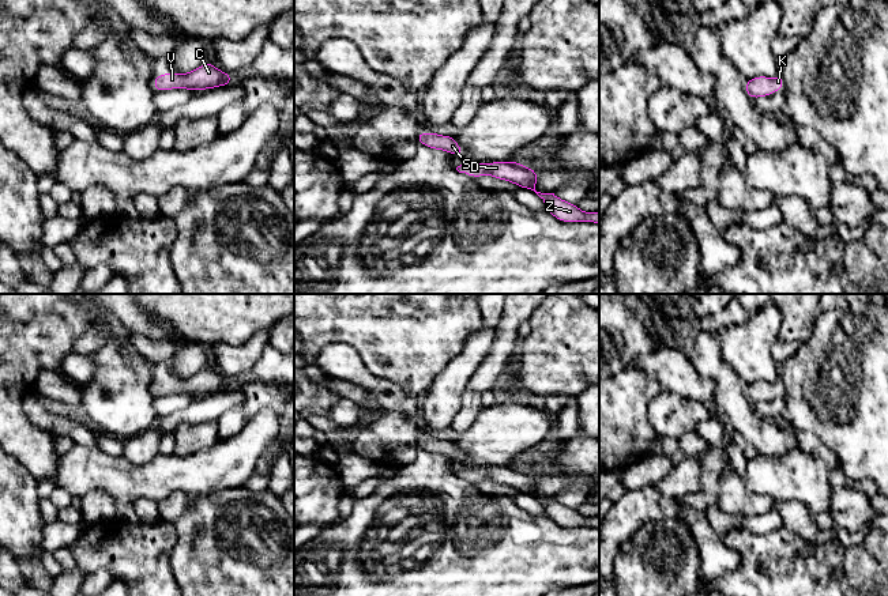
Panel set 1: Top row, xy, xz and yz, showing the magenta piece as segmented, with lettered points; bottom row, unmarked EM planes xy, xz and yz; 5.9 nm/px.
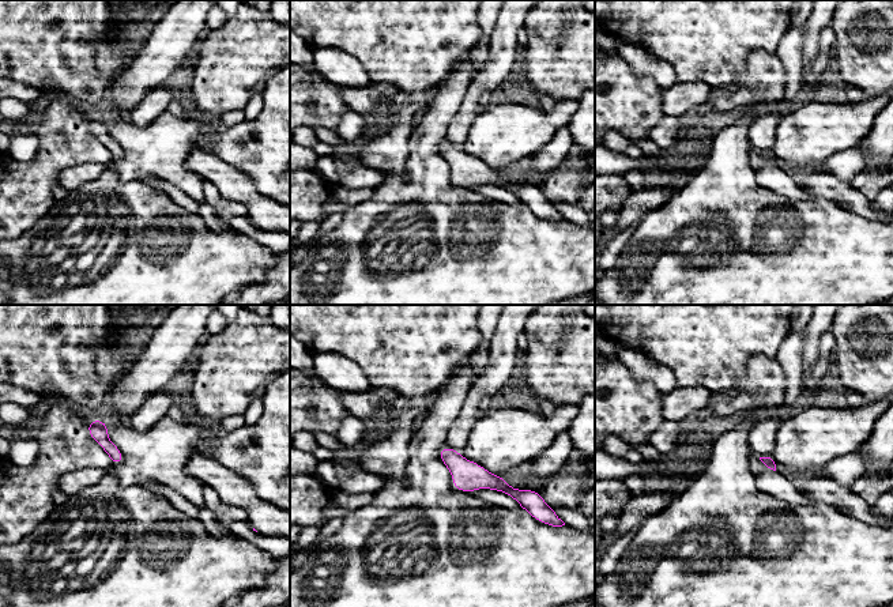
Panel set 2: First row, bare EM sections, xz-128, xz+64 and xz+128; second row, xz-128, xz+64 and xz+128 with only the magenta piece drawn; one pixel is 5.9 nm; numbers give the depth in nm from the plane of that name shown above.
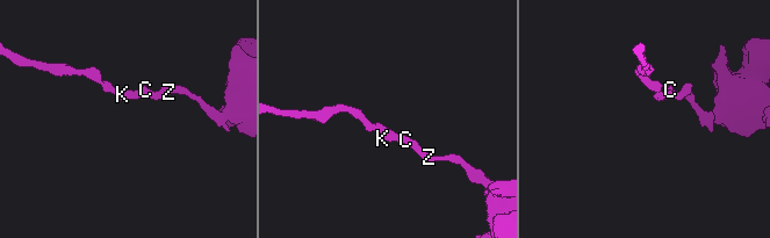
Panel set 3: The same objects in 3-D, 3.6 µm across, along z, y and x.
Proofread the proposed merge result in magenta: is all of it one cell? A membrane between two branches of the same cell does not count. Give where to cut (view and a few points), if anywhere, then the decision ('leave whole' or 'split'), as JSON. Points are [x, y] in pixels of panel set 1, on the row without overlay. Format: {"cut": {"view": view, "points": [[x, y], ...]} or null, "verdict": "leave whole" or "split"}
{"cut": null, "verdict": "leave whole"}

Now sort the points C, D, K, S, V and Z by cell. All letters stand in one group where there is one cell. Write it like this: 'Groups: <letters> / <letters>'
Groups: C D K S V Z

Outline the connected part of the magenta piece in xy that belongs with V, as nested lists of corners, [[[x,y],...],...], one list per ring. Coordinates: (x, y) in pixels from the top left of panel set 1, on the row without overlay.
[[[207,366],[200,373],[196,373],[189,378],[178,380],[176,377],[169,377],[154,381],[153,388],[155,395],[159,397],[172,393],[188,393],[191,396],[199,396],[219,391],[229,391],[232,385],[232,380],[219,376],[210,366]]]

